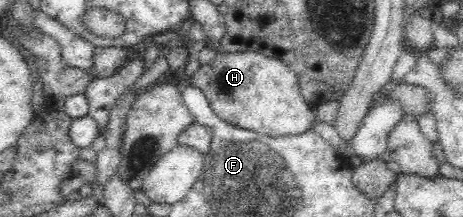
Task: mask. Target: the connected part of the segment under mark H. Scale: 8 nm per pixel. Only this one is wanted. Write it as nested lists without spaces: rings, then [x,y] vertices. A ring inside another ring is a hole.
[[[218,51],[213,61],[203,64],[186,82],[201,89],[215,115],[223,121],[243,129],[249,129],[265,136],[280,137],[300,135],[315,131],[316,112],[305,102],[296,73],[279,59],[270,58],[257,51]]]

